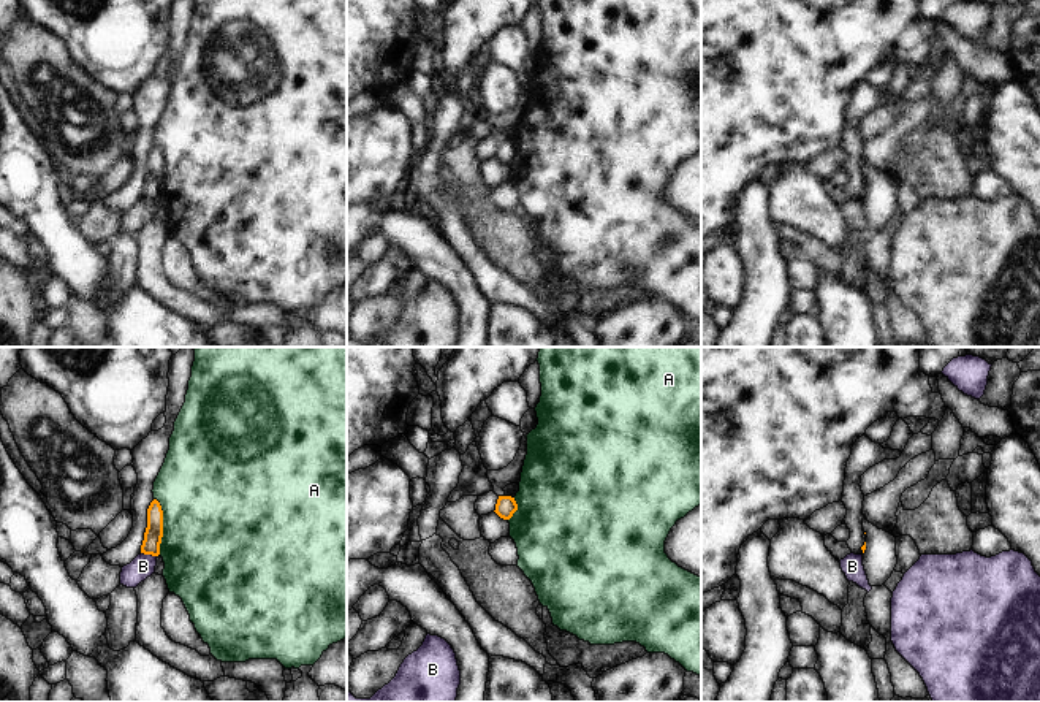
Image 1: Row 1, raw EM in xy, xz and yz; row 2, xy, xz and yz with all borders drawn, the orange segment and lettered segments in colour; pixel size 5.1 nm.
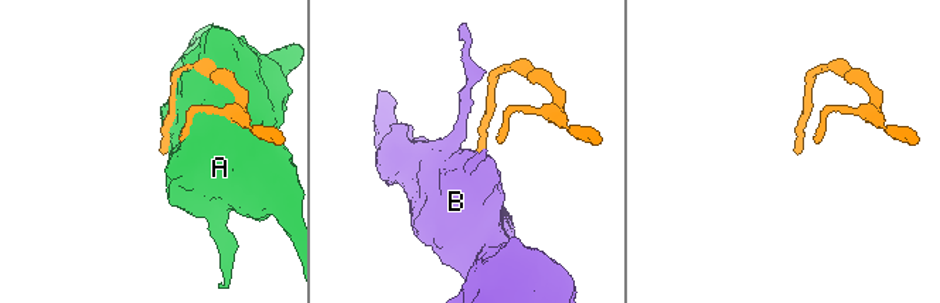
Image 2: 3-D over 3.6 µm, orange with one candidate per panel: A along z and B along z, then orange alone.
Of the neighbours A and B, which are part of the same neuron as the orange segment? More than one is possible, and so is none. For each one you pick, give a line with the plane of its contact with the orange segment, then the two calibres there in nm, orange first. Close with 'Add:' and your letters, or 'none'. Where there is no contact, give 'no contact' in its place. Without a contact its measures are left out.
Add: none

